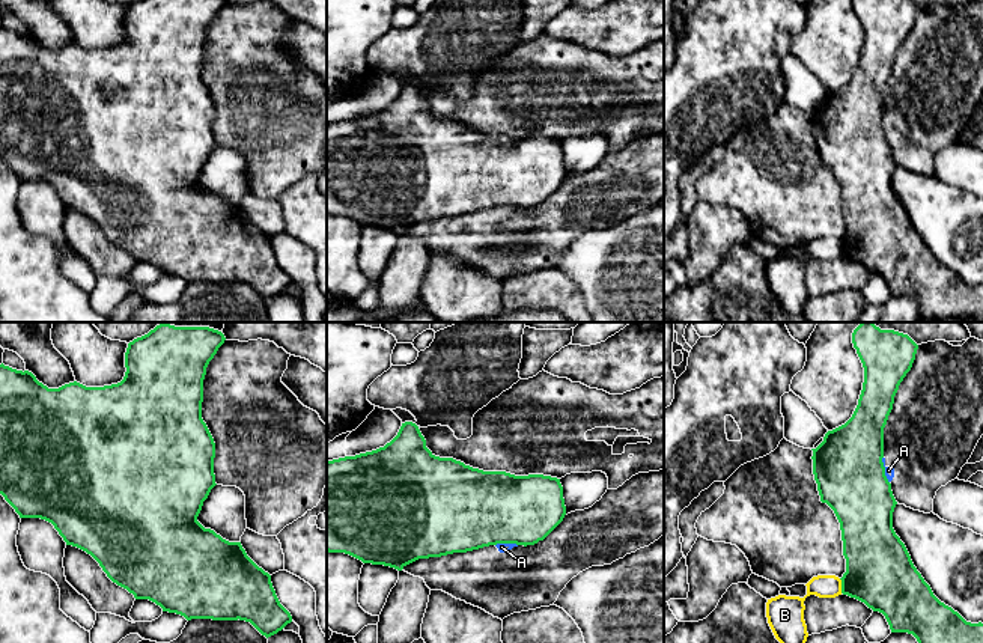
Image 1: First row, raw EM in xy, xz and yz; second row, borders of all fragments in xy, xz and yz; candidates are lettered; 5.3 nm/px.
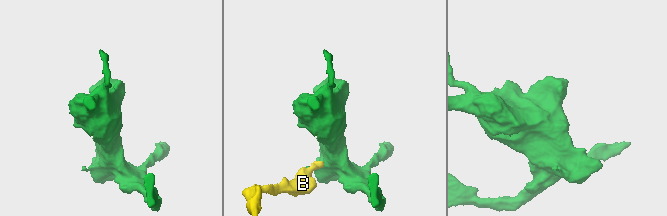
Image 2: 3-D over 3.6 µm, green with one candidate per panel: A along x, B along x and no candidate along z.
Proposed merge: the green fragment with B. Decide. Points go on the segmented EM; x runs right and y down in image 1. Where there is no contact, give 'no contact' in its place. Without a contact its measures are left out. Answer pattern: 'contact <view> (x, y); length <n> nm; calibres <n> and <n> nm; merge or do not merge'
contact yz (842, 586); length 80 nm; calibres 360 and 130 nm; do not merge

